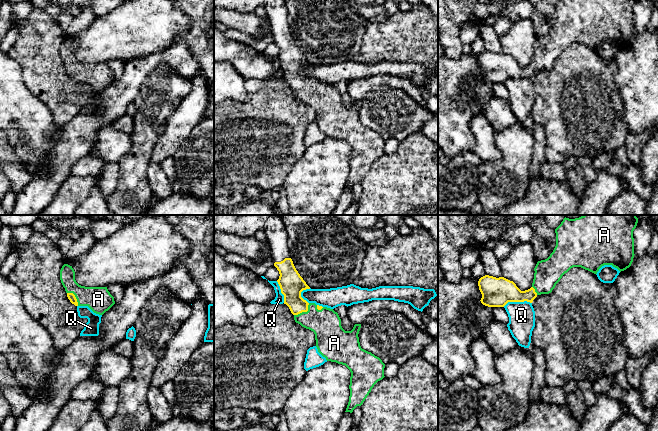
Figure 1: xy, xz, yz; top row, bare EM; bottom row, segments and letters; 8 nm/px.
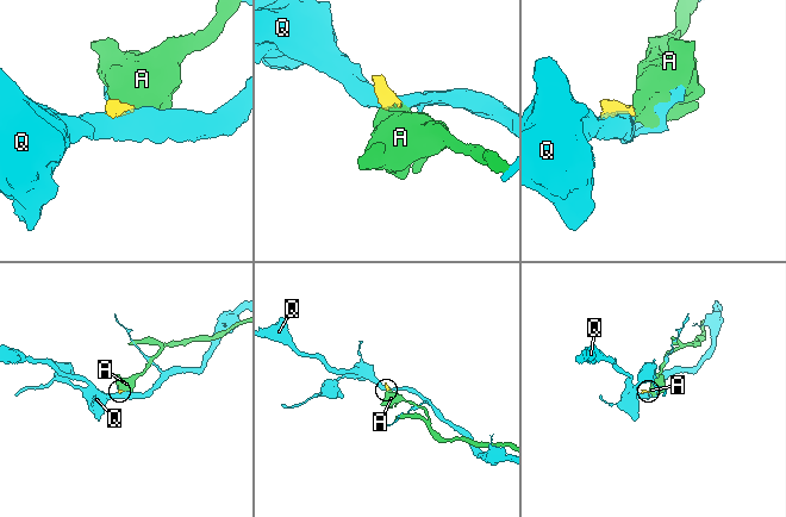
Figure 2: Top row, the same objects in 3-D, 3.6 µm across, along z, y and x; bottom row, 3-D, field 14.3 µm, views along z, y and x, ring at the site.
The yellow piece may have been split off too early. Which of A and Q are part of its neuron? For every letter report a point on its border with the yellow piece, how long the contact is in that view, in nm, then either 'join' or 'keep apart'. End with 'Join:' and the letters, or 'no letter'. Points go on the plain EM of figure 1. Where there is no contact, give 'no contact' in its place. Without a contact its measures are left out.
A: contact xz (304, 87); length 160 nm; join
Q: contact yz (517, 77); length 240 nm; keep apart
Join: A

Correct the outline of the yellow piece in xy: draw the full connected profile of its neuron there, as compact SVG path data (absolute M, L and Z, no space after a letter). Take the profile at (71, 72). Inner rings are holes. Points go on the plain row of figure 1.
M64 40L60 46L60 56L67 73L75 82L88 82L94 89L103 91L114 80L114 73L107 63L85 63L75 56L72 42Z

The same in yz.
M560 0L556 5L556 22L550 32L538 37L534 44L532 63L521 67L513 57L504 53L485 51L478 57L481 79L488 83L504 83L508 78L530 78L541 70L549 70L562 52L573 43L581 43L594 50L604 41L612 41L620 48L629 44L634 34L633 7L637 0Z

